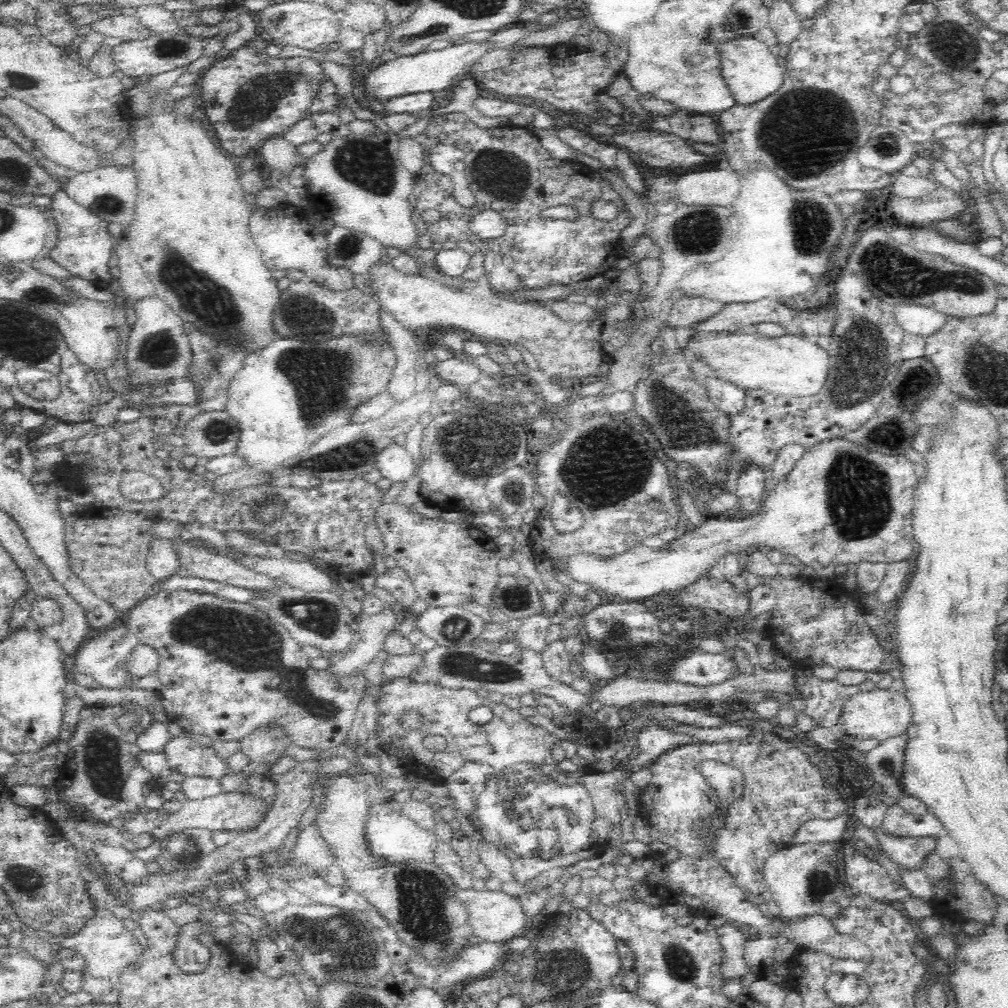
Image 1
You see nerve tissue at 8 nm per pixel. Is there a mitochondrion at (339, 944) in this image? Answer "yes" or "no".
yes

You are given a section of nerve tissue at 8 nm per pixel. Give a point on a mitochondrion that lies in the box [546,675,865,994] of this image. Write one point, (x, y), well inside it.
(678, 962)

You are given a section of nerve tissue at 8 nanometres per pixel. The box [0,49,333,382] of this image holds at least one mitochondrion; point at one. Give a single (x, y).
(261, 97)

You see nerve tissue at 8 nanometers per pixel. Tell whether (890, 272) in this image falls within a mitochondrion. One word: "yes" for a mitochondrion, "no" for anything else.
yes

